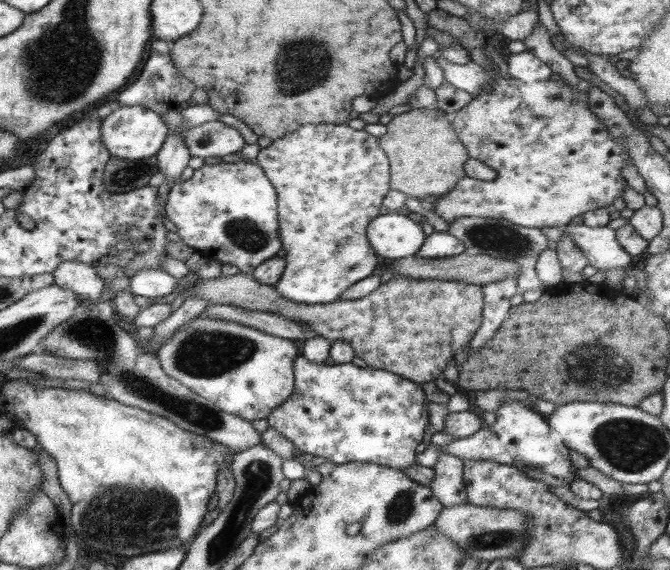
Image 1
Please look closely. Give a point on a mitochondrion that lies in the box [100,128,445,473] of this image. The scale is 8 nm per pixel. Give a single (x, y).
(205, 353)

